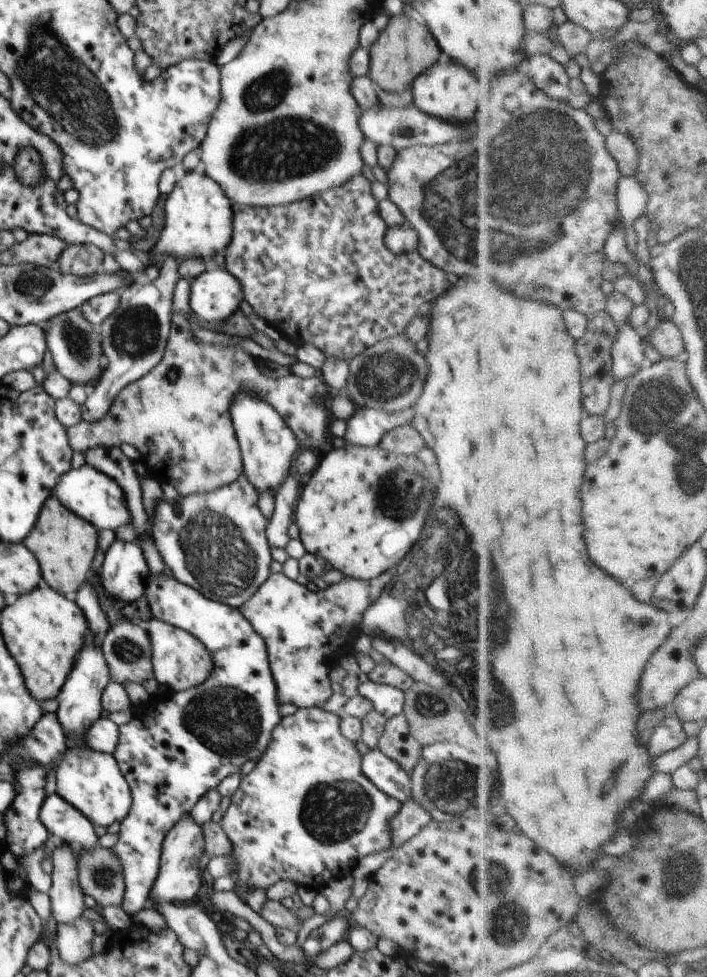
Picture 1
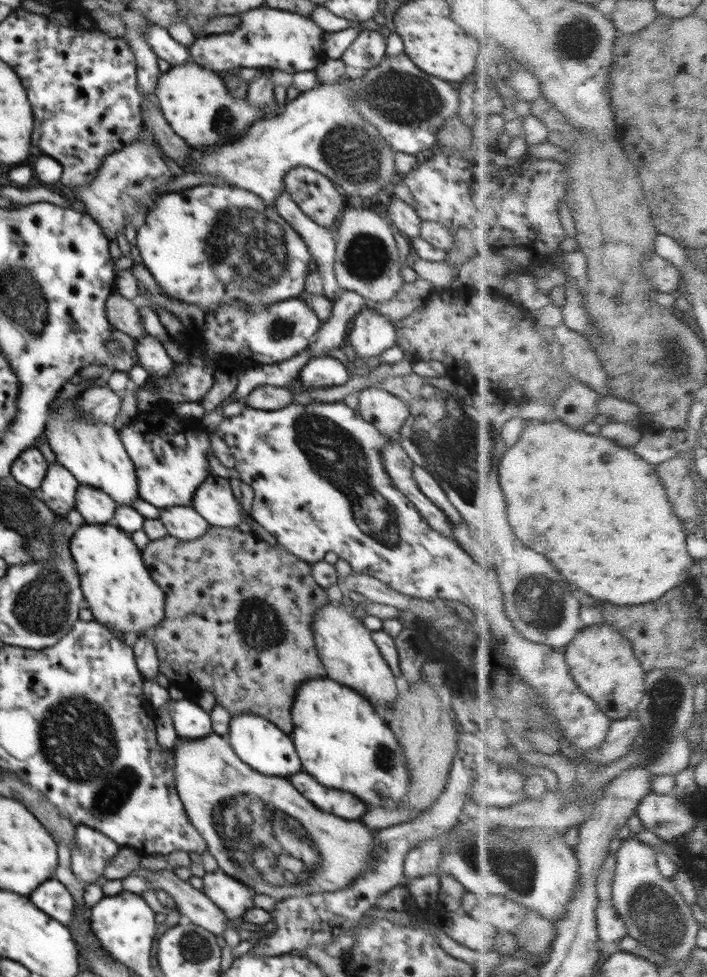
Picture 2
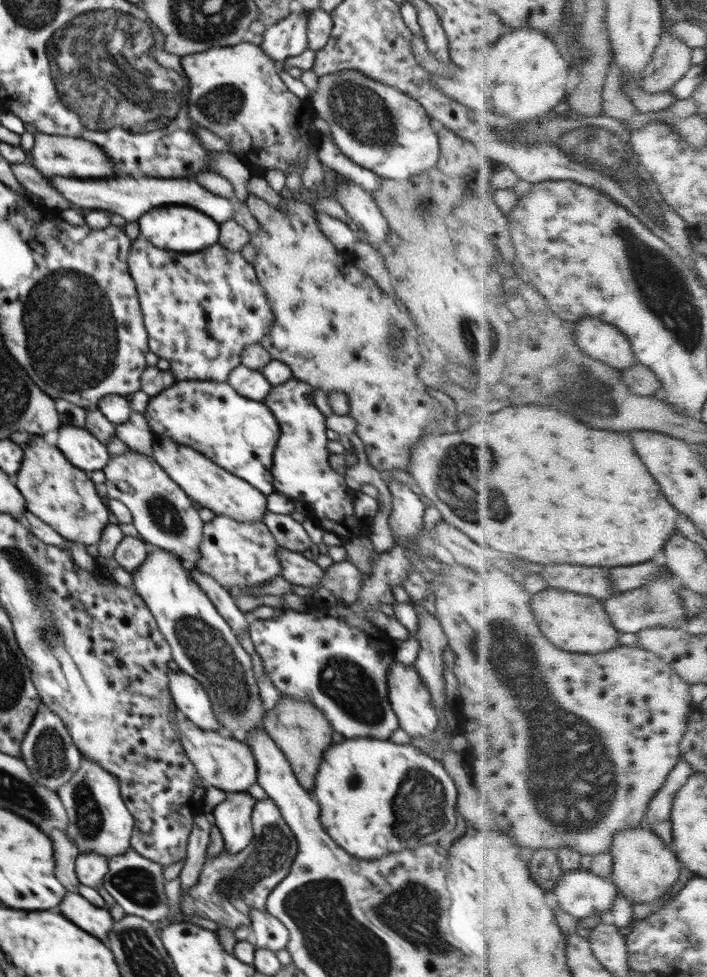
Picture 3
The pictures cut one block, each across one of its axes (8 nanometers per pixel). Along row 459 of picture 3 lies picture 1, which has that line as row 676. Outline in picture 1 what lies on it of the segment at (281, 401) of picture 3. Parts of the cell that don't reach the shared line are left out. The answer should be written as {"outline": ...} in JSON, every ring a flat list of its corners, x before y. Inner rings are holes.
{"outline":[[387,571,372,580,345,577,338,583,317,592,310,591,306,585,300,585,296,580,290,580,284,573,270,573,270,578,256,590,256,594,240,606,240,614,248,619,254,632,262,637,266,643,269,667,278,689,280,704,295,704,298,708,321,707,332,696,331,682,328,678,328,668,324,664,326,654,330,648,340,648,342,644,352,646,361,628,362,616,370,604,374,604,378,597,390,589,394,581]]}

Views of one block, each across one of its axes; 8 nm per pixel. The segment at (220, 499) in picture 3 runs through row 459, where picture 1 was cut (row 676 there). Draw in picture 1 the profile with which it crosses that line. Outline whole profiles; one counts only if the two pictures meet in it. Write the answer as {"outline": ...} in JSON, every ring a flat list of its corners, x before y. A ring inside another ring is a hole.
{"outline":[[154,617,147,621,148,625,145,630,148,632,150,646,152,646,152,668,154,668,154,677,159,684,176,692,204,684,214,670,210,650,206,650,206,646,186,630,170,626]]}

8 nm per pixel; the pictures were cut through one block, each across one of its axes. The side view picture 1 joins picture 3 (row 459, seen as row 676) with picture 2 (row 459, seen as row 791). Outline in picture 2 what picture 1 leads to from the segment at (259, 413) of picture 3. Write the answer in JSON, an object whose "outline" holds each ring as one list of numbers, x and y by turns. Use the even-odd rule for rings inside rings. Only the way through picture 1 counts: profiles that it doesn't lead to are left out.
{"outline":[[167,408,139,414,119,430,122,444,133,462,138,494,156,508,191,506,193,493,210,476,211,433,198,420,185,420]]}

